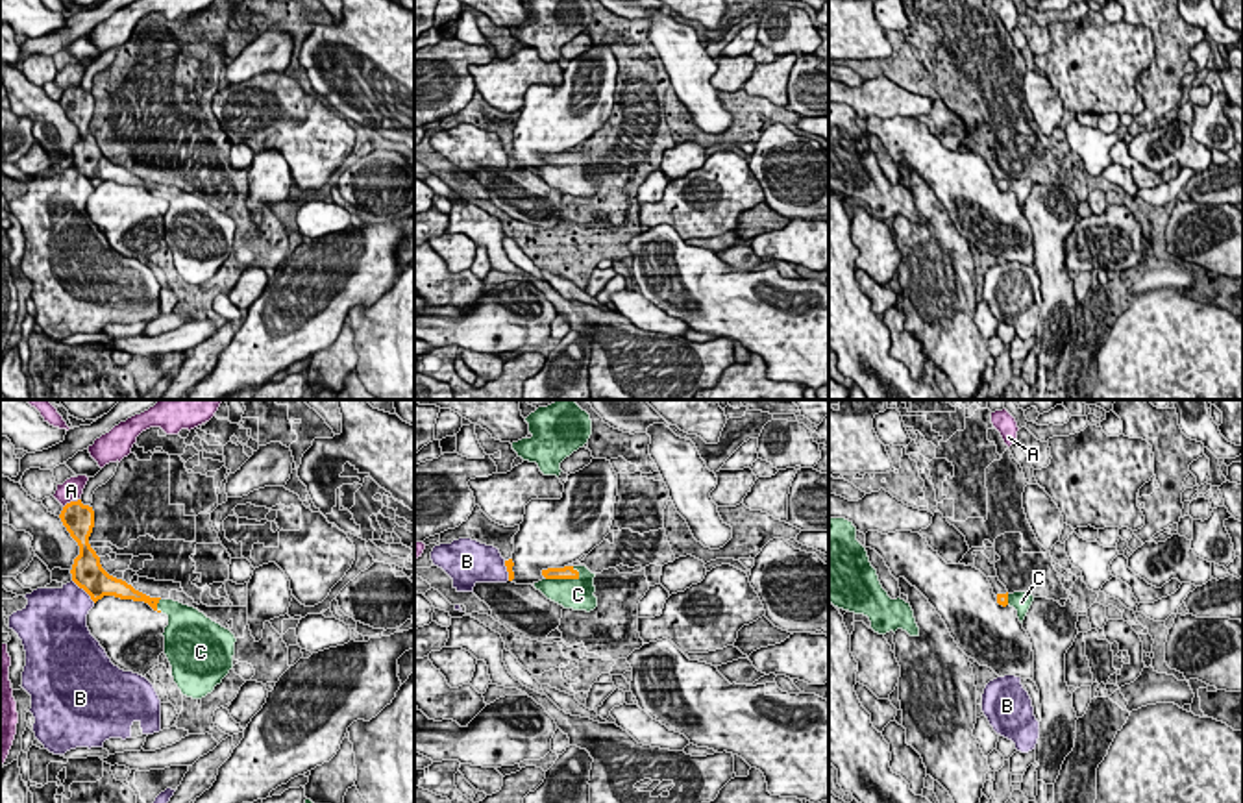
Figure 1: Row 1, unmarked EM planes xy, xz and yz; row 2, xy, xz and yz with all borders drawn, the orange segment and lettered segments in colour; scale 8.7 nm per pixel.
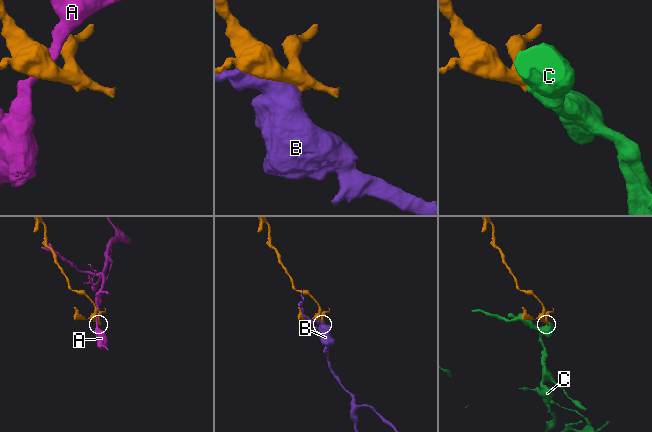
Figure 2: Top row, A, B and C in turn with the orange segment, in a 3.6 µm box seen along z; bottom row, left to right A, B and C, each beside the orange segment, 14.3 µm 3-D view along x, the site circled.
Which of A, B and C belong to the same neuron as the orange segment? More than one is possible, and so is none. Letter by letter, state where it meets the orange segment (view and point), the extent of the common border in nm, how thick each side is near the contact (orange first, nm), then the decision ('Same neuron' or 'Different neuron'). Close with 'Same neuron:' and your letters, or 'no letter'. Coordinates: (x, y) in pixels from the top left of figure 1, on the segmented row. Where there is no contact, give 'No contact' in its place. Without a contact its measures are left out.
A: Touches orange at xy (71, 502). Shared border 170 nm. Thickness 280 nm (orange) against 190 nm. Different neuron
B: Touches orange at xy (84, 589). Shared border 280 nm. Thickness 280 nm (orange) against 380 nm. Different neuron
C: Touches orange at xz (563, 578). Shared border 320 nm. Thickness 120 nm (orange) against 280 nm. Same neuron
Same neuron: C

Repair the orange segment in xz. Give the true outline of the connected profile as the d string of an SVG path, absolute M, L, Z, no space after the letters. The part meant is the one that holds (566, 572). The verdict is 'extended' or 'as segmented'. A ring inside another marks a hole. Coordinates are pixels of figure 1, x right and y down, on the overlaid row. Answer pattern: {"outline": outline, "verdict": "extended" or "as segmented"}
{"outline": "M564 566L542 570L544 579L535 583L548 599L573 611L594 611L597 598L594 596L594 577L586 566Z", "verdict": "extended"}

